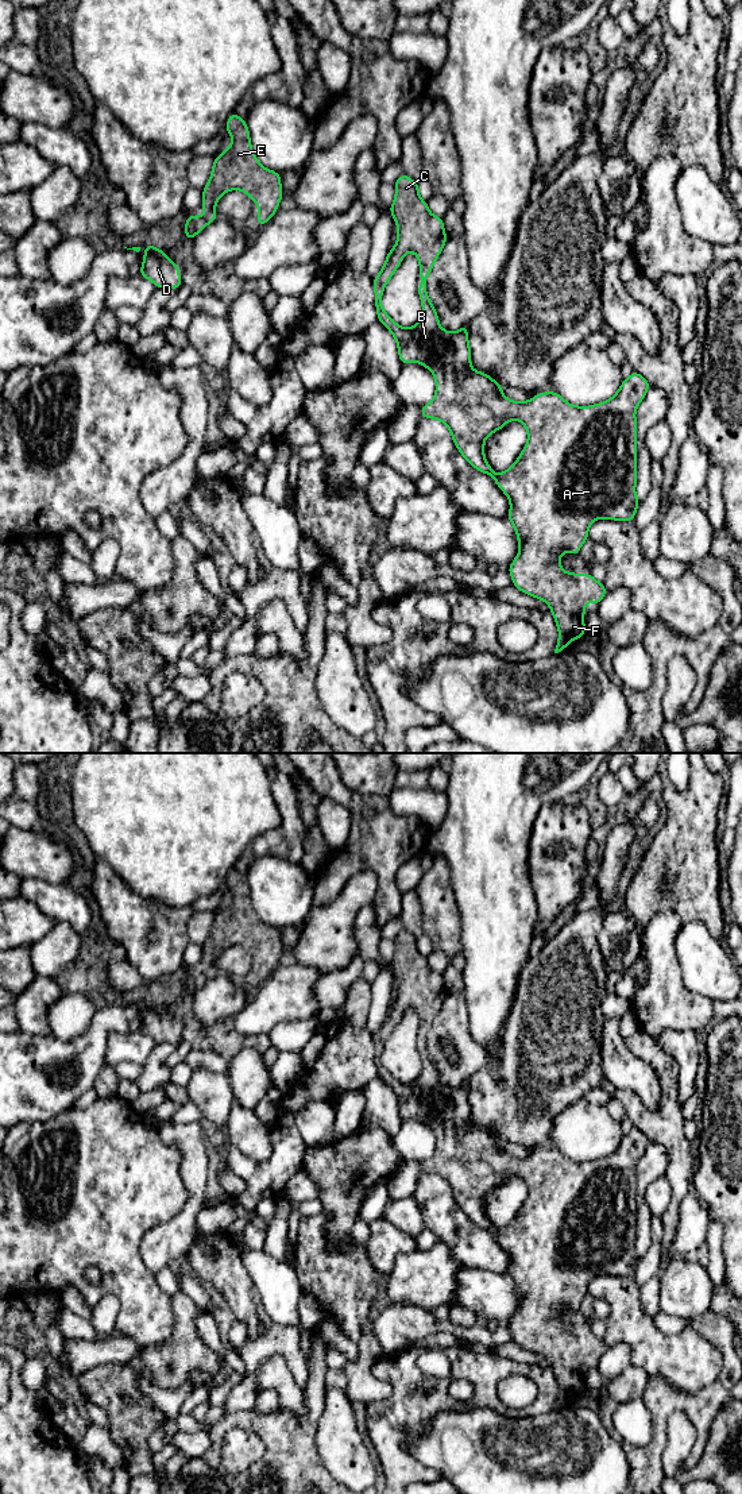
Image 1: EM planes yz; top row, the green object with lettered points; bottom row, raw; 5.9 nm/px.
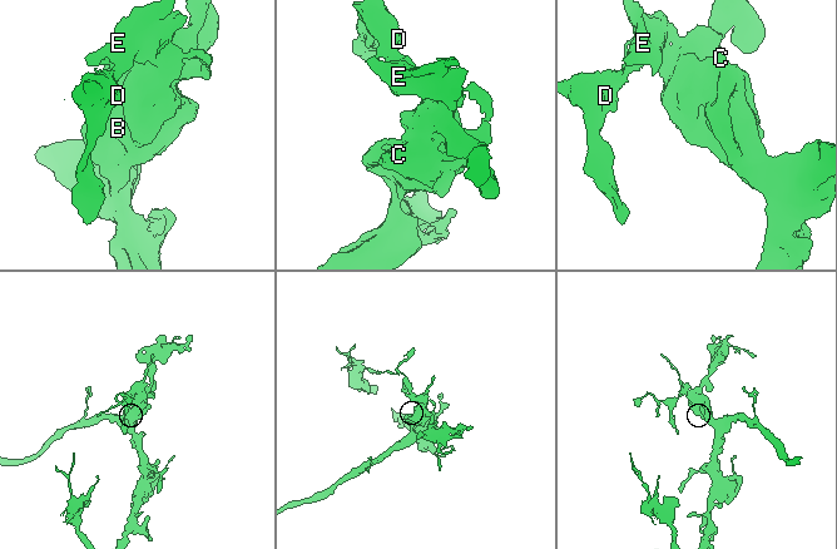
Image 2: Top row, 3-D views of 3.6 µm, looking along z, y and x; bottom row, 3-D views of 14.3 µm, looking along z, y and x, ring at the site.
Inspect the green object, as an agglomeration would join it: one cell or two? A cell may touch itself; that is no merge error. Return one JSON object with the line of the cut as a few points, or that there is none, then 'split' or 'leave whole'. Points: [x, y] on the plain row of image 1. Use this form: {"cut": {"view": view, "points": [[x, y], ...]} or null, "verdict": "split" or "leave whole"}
{"cut": null, "verdict": "leave whole"}

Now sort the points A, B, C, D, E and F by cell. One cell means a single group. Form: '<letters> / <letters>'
A B C D E F

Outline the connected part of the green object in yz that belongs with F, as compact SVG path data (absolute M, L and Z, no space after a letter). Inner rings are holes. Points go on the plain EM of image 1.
M406 930L397 935L394 943L395 954L389 965L398 983L397 999L372 1036L378 1076L394 1092L402 1120L421 1119L436 1135L436 1150L421 1163L422 1174L436 1174L445 1180L463 1213L478 1227L490 1231L510 1255L507 1275L515 1285L519 1309L507 1327L514 1343L549 1360L559 1385L554 1405L554 1409L559 1409L572 1395L586 1390L587 1358L594 1356L598 1362L607 1348L604 1339L595 1336L591 1329L565 1328L560 1313L565 1308L579 1312L580 1302L588 1296L588 1283L595 1275L634 1275L639 1261L635 1251L635 1166L650 1140L641 1130L633 1127L608 1157L591 1162L571 1161L554 1147L540 1149L522 1158L505 1153L502 1140L471 1123L467 1082L460 1082L457 1088L443 1085L428 1053L426 1035L448 995L444 976L430 969L426 957L418 951L420 939ZM409 1007L417 1011L418 1032L424 1034L418 1041L422 1070L414 1082L402 1084L384 1068L382 1051L386 1039ZM511 1175L523 1180L527 1198L509 1225L495 1229L484 1213L484 1196Z

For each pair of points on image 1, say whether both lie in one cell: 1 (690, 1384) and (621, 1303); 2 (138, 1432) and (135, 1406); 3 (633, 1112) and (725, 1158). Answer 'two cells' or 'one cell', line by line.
1: one cell
2: one cell
3: two cells

